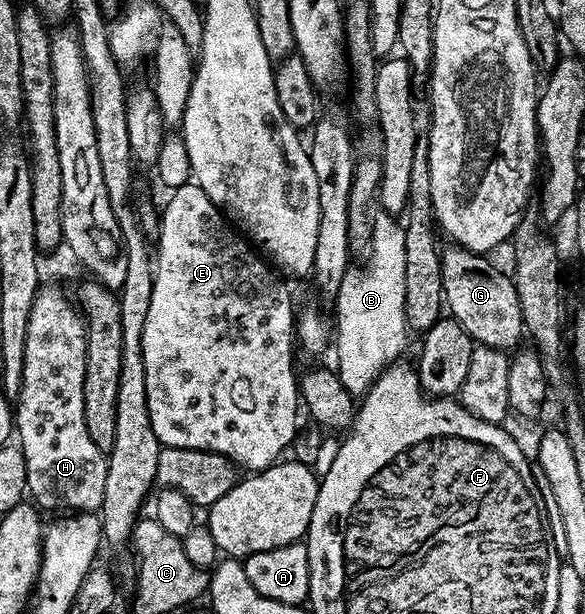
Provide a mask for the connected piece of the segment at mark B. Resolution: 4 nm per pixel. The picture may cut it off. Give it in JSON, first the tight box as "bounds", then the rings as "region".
{"bounds":[333,211,407,397],"region":[[[379,211],[372,218],[373,245],[367,255],[365,266],[357,275],[349,273],[342,278],[341,288],[335,295],[335,336],[333,345],[336,346],[335,364],[339,380],[352,395],[359,397],[366,394],[368,388],[379,378],[380,373],[396,362],[405,347],[400,341],[407,334],[407,321],[405,317],[405,230],[398,220],[384,211]]]}

